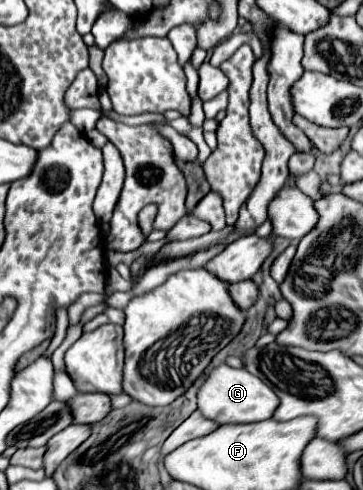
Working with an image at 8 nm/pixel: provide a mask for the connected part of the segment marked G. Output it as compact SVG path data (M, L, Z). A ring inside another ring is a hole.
M219 365L215 367L205 383L199 389L199 411L203 413L203 417L217 421L219 425L225 423L257 423L257 421L265 421L271 419L279 397L273 393L273 389L269 389L265 383L259 381L259 377L253 377L249 371L245 369L233 369L229 365Z

